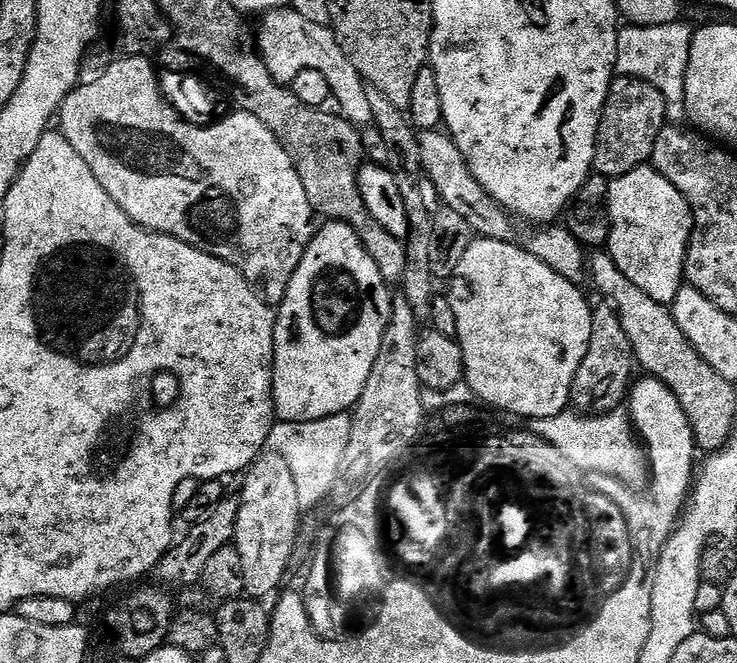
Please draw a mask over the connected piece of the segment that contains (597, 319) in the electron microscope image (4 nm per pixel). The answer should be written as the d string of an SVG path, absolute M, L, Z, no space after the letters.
M608 302L597 303L592 309L590 346L586 358L582 358L582 366L578 366L578 374L574 374L571 407L581 414L603 414L619 409L625 403L634 380L632 368L632 343L630 338L626 338L626 330L622 330L615 308Z

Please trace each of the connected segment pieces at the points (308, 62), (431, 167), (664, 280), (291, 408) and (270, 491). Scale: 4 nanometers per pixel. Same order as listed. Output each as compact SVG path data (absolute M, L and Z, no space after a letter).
M290 6L265 12L259 20L260 33L255 33L254 40L265 66L277 82L288 86L294 78L298 78L298 74L302 74L302 70L318 70L318 74L323 74L326 82L330 82L332 100L337 104L335 107L339 115L357 126L372 124L369 87L358 70L354 70L354 62L346 58L342 46L338 46L336 35L329 25L306 22L306 18L302 18L302 14L298 14Z
M443 131L420 132L420 154L422 156L423 175L434 186L438 186L441 205L450 210L455 210L461 218L466 218L470 222L473 233L477 237L485 240L507 240L509 242L518 241L521 248L526 248L534 258L542 258L550 270L555 270L557 274L562 274L570 282L580 284L586 276L586 250L570 234L570 230L563 223L552 222L547 226L537 227L536 233L520 232L512 228L513 221L509 213L505 212L495 200L492 200L486 190L474 178L470 166L464 161L464 156L458 150L458 146L452 140L451 135Z
M651 166L635 168L630 174L609 179L608 220L612 223L607 253L614 258L618 270L639 286L654 302L671 305L685 287L684 262L688 253L688 239L692 237L692 207L682 198L682 190L674 186L659 170Z
M341 220L321 225L315 229L276 312L272 397L277 421L310 422L355 409L366 378L370 378L370 370L374 370L374 358L378 358L378 346L382 346L382 334L386 334L392 313L393 289L388 289L391 288L389 281L382 278L382 270L378 270L374 258L370 258L360 235Z
M268 450L257 456L256 461L243 473L242 479L244 479L244 485L238 489L240 509L234 547L238 550L238 554L242 554L245 593L252 598L265 598L264 596L270 595L272 591L275 593L279 589L286 564L295 553L302 527L302 510L298 506L298 490L294 487L290 466L282 462L277 452Z

